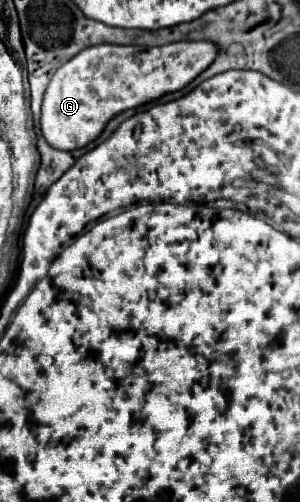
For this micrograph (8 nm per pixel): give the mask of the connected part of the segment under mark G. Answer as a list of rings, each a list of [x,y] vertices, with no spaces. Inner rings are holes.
[[[199,40],[199,42],[171,42],[167,46],[117,46],[117,44],[97,44],[81,50],[75,54],[69,62],[65,62],[51,78],[45,96],[43,96],[43,106],[41,106],[41,134],[47,140],[49,146],[57,150],[75,150],[83,148],[89,142],[93,142],[105,124],[119,112],[125,112],[129,108],[137,108],[145,102],[151,102],[167,92],[181,90],[185,84],[195,80],[203,70],[207,70],[217,58],[219,50],[213,42],[209,40]]]

